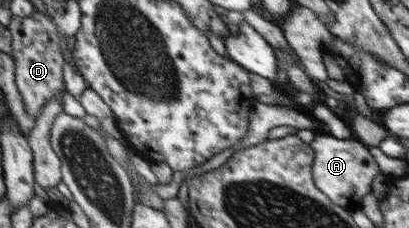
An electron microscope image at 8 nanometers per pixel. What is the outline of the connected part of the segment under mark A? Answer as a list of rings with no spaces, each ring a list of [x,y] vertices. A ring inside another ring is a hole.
[[[329,133],[317,134],[310,146],[314,151],[312,176],[317,189],[320,189],[335,205],[343,209],[350,212],[362,209],[363,197],[372,191],[373,180],[381,173],[369,148],[356,138],[341,139]]]

